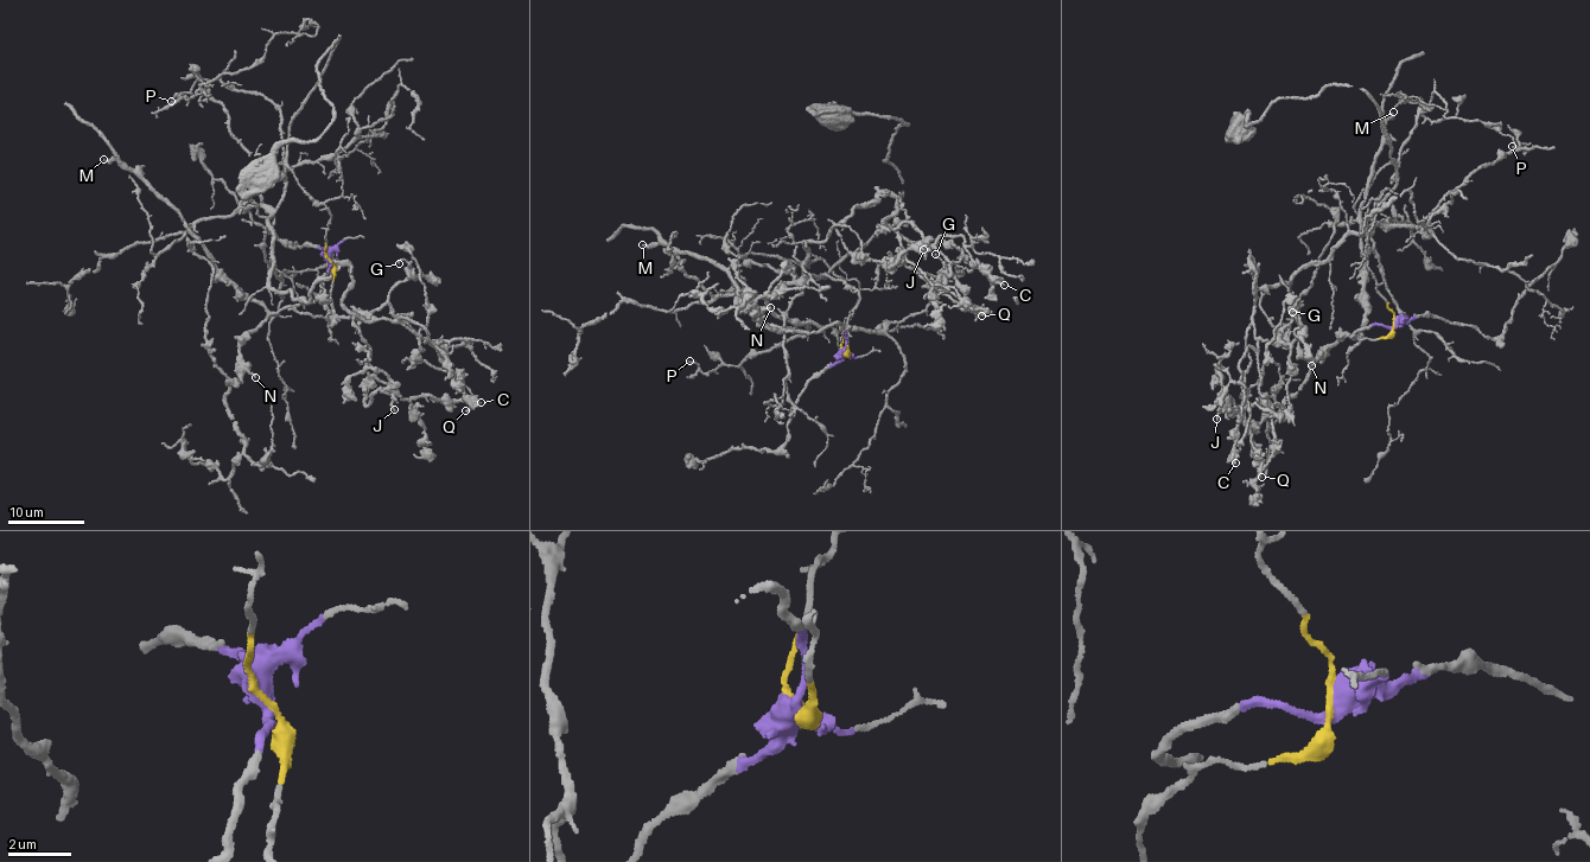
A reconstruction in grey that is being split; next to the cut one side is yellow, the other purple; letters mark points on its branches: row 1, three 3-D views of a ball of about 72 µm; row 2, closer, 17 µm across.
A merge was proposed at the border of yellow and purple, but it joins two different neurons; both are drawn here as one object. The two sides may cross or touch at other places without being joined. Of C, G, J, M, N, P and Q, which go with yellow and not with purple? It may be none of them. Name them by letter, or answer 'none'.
C, G, J, P, Q

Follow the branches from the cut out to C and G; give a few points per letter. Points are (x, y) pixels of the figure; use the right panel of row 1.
C: (1393, 323), (1367, 257), (1379, 203), (1291, 283), (1255, 286), (1248, 266), (1257, 350), (1241, 359), (1235, 464)
G: (1393, 323), (1367, 257), (1379, 203), (1291, 283), (1255, 286), (1248, 266), (1255, 337), (1302, 337), (1291, 312)

